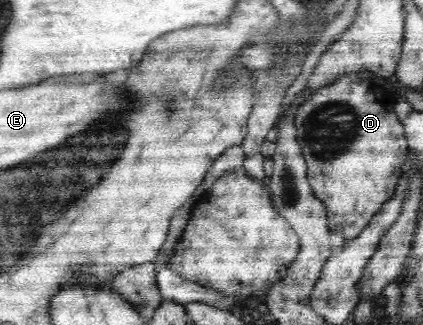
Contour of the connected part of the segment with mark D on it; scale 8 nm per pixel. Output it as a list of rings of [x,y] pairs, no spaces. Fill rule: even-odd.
[[[356,73],[347,74],[334,84],[315,90],[297,107],[299,110],[295,118],[295,132],[307,160],[307,176],[313,195],[325,203],[331,232],[339,232],[339,236],[347,241],[354,239],[383,204],[395,196],[407,156],[403,123],[391,104],[381,103],[381,90],[373,86],[373,82],[359,79]]]

